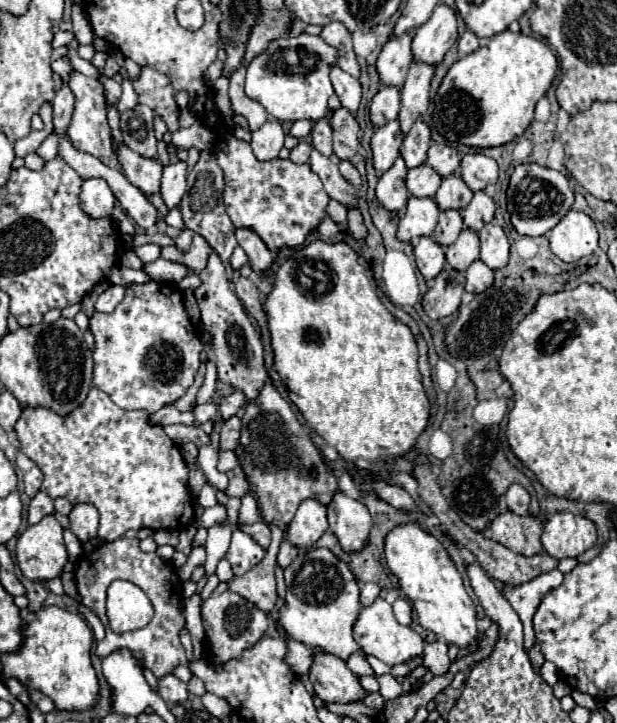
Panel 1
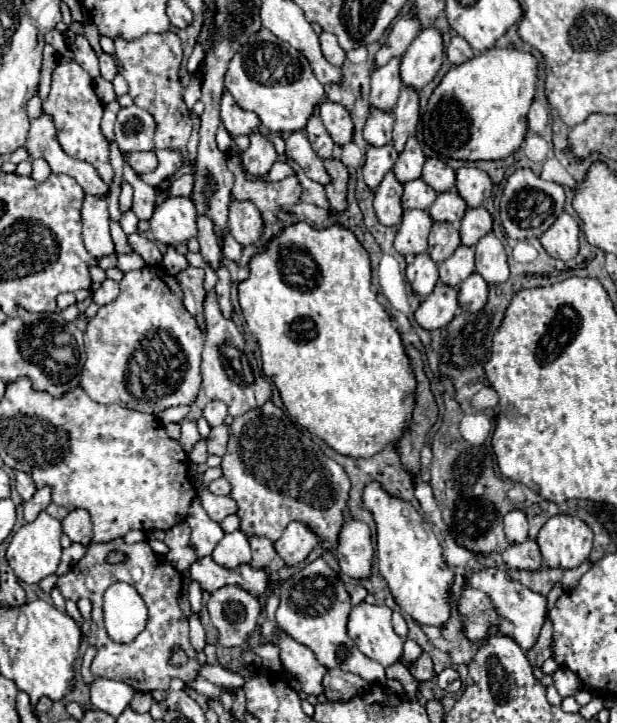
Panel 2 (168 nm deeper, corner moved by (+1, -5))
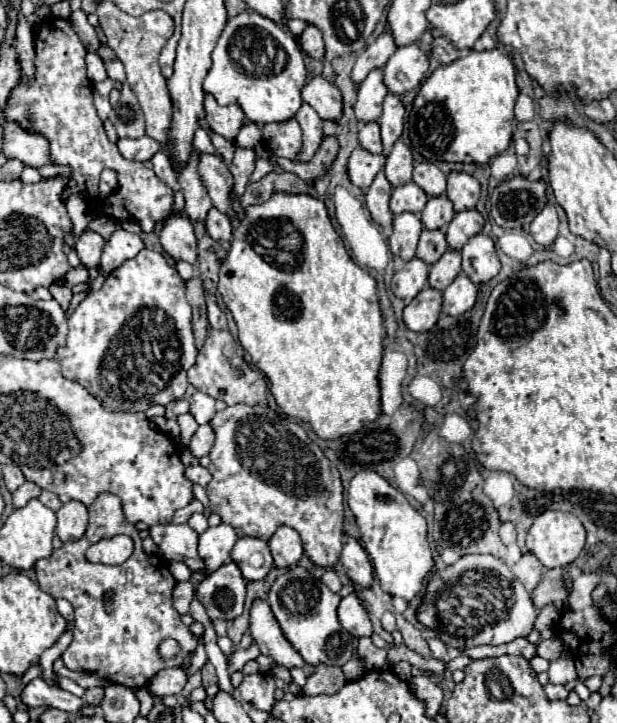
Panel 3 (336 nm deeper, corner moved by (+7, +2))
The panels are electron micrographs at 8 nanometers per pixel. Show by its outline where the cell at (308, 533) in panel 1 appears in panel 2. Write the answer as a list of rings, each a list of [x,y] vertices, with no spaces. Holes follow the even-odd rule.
[[[292,521],[286,527],[284,535],[274,543],[274,547],[286,565],[300,565],[318,543],[320,537],[308,525],[300,521]]]

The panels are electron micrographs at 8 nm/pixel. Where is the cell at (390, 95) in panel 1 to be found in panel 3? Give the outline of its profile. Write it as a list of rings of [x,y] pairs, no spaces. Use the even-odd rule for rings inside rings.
[[[376,122],[364,124],[358,132],[358,142],[362,148],[366,148],[372,154],[380,154],[382,152],[382,142],[380,142],[380,128]]]

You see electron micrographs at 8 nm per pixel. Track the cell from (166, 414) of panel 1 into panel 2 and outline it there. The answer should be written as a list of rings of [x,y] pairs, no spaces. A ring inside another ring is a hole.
[[[182,419],[180,423],[180,429],[182,429],[182,439],[184,439],[184,451],[190,453],[196,445],[196,441],[200,439],[200,433],[198,433],[198,427],[196,427],[196,421],[190,421],[190,419]]]

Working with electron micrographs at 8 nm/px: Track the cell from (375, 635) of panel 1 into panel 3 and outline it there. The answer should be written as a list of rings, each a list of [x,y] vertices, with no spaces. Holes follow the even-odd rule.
[[[348,594],[338,604],[338,620],[344,630],[348,630],[352,636],[370,636],[372,634],[372,622],[358,600],[356,594]]]

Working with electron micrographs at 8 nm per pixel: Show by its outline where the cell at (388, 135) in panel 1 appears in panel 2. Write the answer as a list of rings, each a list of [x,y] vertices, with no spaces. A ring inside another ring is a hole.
[[[392,143],[384,145],[384,147],[368,147],[366,151],[368,159],[364,163],[364,181],[370,189],[376,189],[380,185],[380,181],[384,179],[384,175],[394,167],[398,153],[392,147]]]

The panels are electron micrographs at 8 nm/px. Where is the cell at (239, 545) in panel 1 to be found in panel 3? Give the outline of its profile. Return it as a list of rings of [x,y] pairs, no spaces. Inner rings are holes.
[[[218,524],[214,528],[208,528],[198,538],[198,554],[204,562],[206,572],[214,572],[218,566],[228,562],[230,552],[236,544],[238,536],[230,524]]]

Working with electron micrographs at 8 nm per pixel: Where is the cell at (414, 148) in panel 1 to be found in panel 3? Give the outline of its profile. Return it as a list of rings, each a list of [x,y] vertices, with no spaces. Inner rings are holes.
[[[398,140],[388,154],[384,174],[394,188],[412,180],[412,154],[402,140]]]

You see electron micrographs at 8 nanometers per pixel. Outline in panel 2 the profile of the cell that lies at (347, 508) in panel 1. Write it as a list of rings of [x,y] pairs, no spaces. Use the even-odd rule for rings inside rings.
[[[360,519],[344,521],[338,535],[336,557],[340,561],[342,573],[346,573],[348,577],[354,579],[370,577],[374,547],[370,537],[370,527],[364,521]]]

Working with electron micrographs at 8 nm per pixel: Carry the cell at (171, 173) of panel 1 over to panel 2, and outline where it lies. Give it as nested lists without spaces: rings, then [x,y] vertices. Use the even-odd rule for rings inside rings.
[[[168,195],[150,219],[150,231],[158,243],[176,247],[178,253],[186,253],[186,241],[196,235],[196,209],[188,197]]]

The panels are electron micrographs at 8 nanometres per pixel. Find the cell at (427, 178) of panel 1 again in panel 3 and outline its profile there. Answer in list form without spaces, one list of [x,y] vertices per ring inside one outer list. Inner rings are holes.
[[[408,182],[404,186],[394,188],[392,200],[390,200],[390,210],[392,214],[402,214],[402,212],[422,212],[428,202],[428,196],[418,188],[414,182]]]

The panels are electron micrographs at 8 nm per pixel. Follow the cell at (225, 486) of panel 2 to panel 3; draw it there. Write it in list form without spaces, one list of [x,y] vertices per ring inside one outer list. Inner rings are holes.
[[[192,464],[192,466],[186,466],[184,468],[184,474],[186,478],[192,482],[192,484],[200,484],[200,486],[208,486],[208,482],[212,480],[212,474],[200,466],[200,464]]]

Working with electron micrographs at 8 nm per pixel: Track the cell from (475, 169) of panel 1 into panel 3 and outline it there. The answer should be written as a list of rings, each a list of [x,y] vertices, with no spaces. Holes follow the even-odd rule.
[[[452,172],[452,174],[448,174],[448,194],[446,196],[454,204],[456,212],[474,210],[478,198],[480,198],[480,184],[470,174]]]

